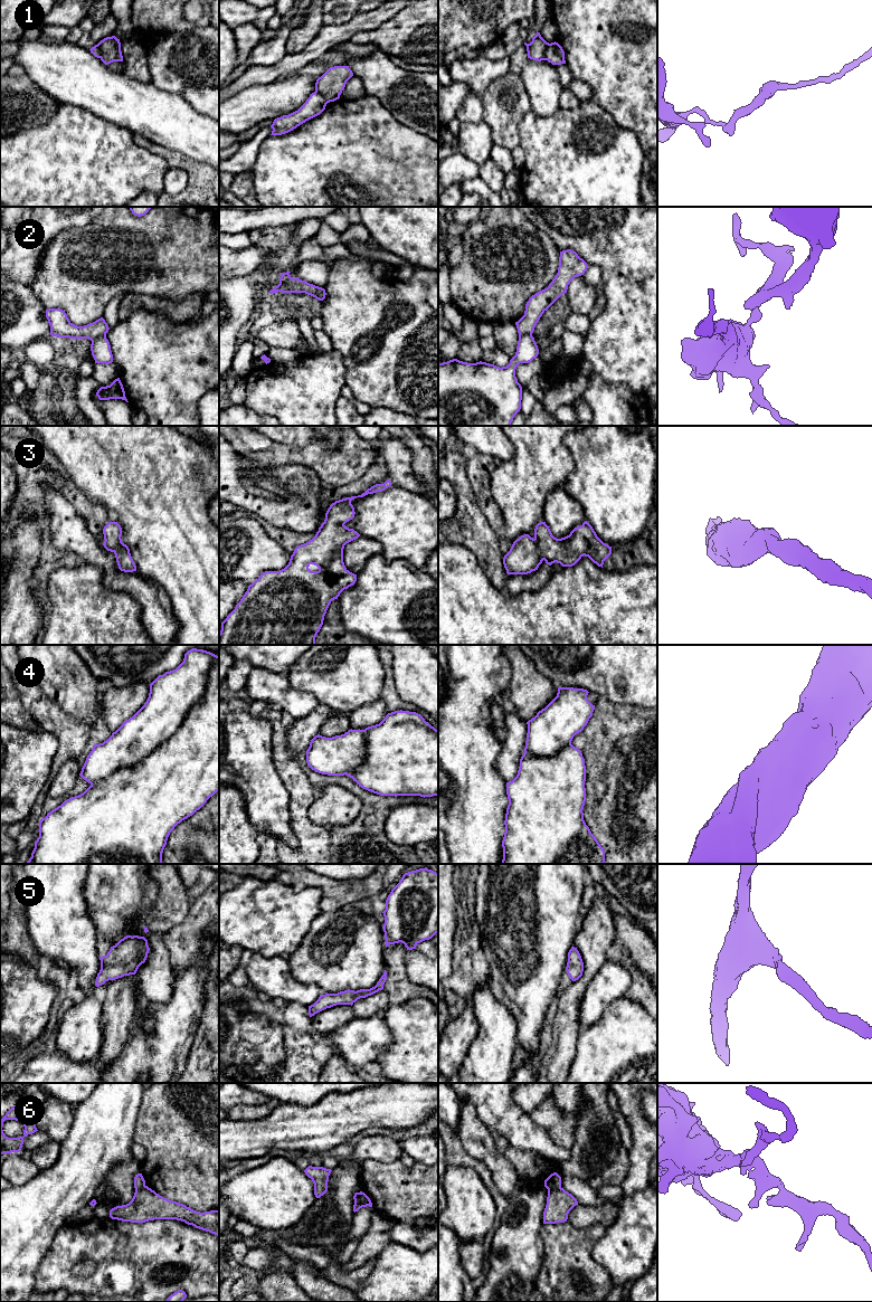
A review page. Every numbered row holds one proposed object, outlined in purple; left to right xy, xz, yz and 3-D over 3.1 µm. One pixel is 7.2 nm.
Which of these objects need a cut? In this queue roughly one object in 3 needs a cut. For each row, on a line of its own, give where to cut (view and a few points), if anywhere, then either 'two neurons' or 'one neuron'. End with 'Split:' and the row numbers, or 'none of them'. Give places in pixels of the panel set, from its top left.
1: cut yz (549, 44), (544, 59); two neurons
2: cut xy (105, 334), (102, 334), (92, 342); two neurons
3: cut none; one neuron
4: cut none; one neuron
5: cut none; one neuron
6: cut yz (560, 1186), (548, 1190); two neurons
Split: 1, 2, 6

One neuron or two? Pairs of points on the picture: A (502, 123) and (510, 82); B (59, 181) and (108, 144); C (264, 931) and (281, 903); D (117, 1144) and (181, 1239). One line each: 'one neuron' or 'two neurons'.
A: one neuron
B: one neuron
C: one neuron
D: two neurons

